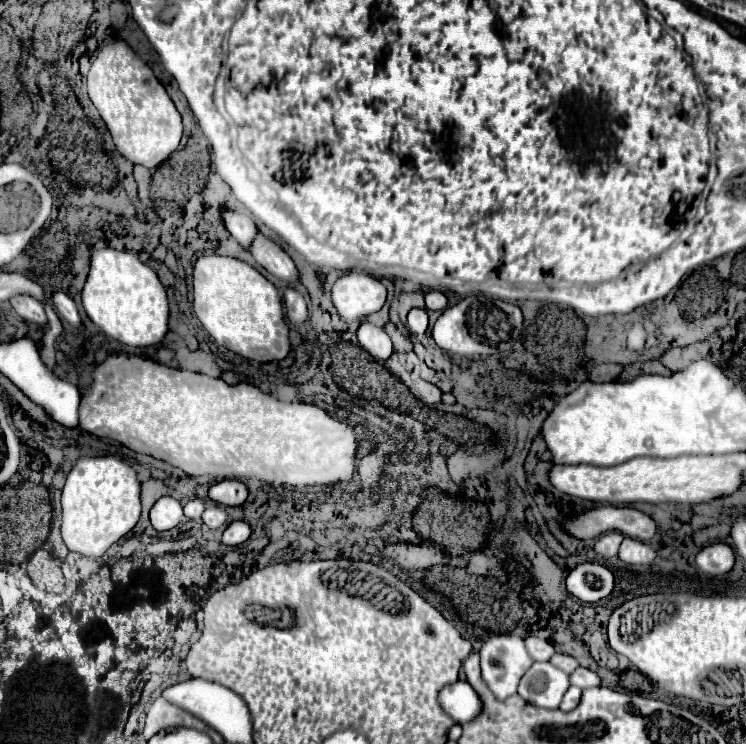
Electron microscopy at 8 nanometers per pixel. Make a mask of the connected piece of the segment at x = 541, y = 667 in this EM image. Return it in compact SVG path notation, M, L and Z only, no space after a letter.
M534 662L522 676L518 694L534 706L558 708L566 688L570 686L568 674L550 662Z

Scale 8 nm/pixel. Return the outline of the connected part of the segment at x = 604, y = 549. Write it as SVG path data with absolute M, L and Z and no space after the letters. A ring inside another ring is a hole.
M608 532L608 534L600 536L596 540L596 544L594 544L596 556L600 556L600 558L616 558L622 540L624 540L624 536L620 532Z

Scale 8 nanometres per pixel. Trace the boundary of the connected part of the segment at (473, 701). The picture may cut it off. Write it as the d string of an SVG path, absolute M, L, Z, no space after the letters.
M462 680L446 684L446 688L438 692L438 704L460 726L468 724L468 720L478 718L482 712L482 700L478 692L468 682Z

